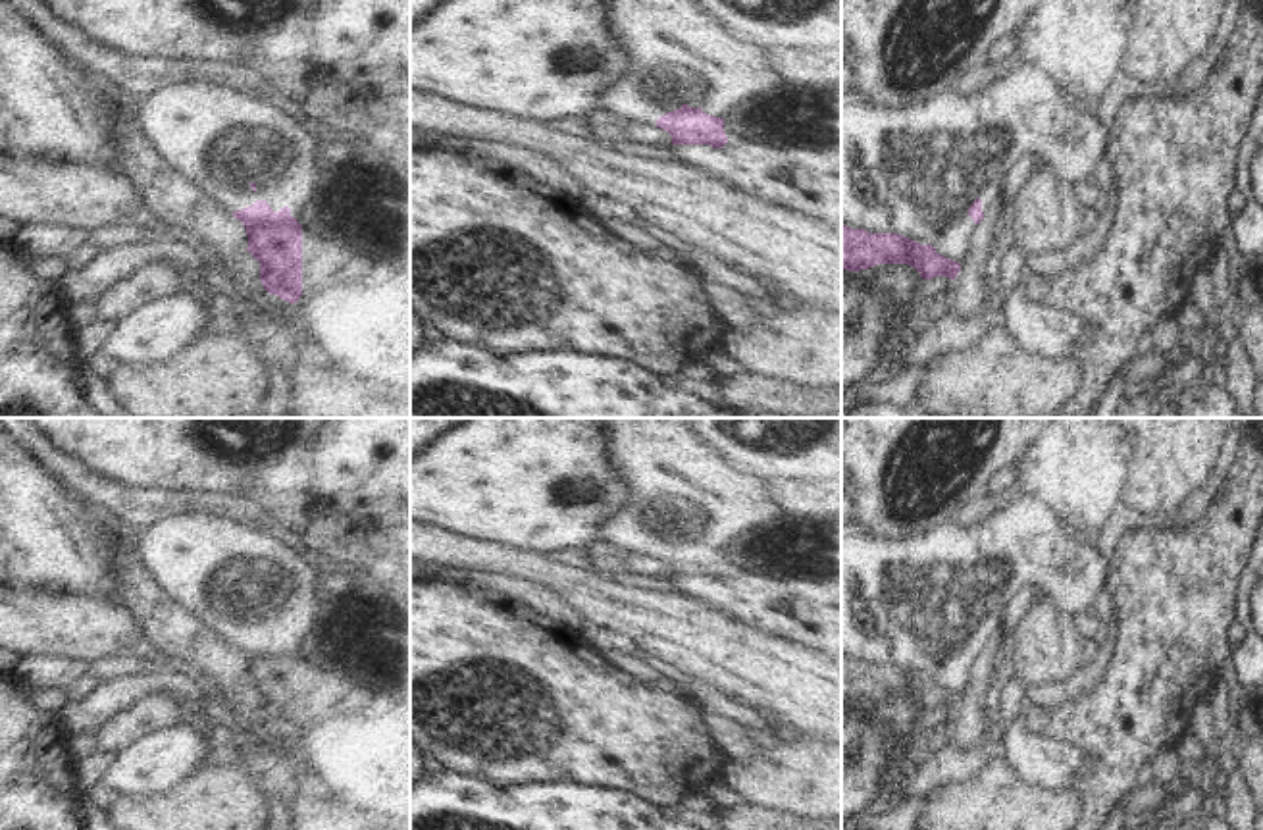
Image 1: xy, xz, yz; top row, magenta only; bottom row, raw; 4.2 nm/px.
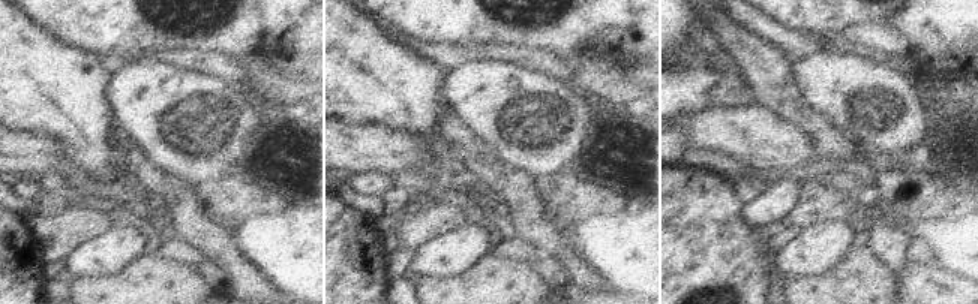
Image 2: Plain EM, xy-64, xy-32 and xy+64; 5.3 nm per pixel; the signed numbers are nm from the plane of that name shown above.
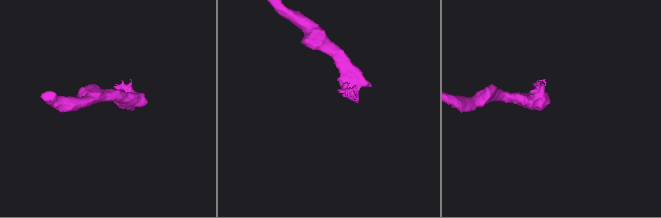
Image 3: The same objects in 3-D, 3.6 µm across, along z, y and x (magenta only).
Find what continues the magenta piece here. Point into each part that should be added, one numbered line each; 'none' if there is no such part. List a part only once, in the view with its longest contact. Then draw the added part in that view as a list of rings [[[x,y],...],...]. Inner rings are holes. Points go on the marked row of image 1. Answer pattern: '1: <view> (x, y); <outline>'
none

